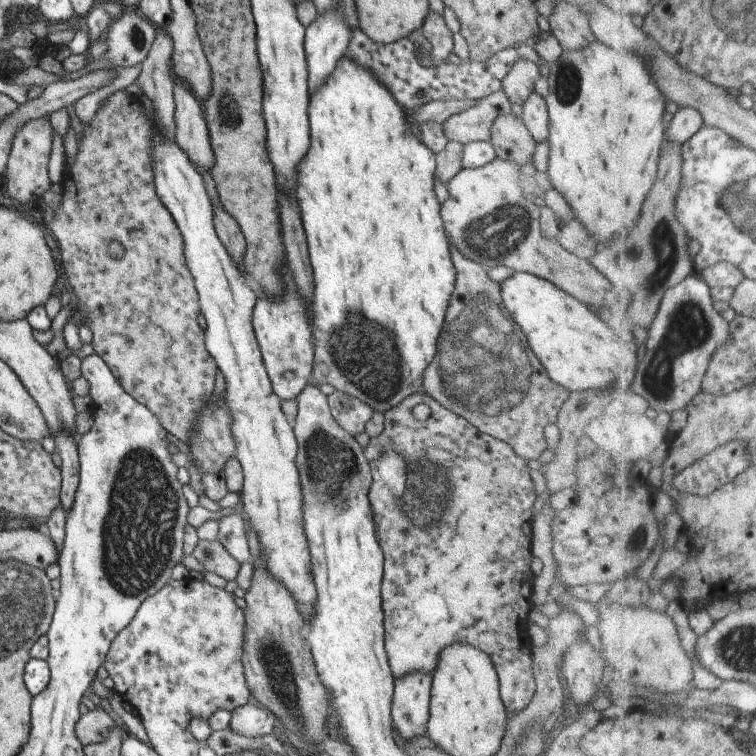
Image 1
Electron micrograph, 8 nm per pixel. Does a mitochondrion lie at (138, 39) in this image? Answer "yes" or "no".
yes

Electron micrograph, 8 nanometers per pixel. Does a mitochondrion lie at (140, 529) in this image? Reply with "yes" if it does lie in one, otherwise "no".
yes

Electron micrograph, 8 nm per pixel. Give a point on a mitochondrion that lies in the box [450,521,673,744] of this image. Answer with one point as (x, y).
(638, 536)

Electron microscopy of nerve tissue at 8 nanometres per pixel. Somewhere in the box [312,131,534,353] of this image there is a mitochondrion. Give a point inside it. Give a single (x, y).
(501, 234)

